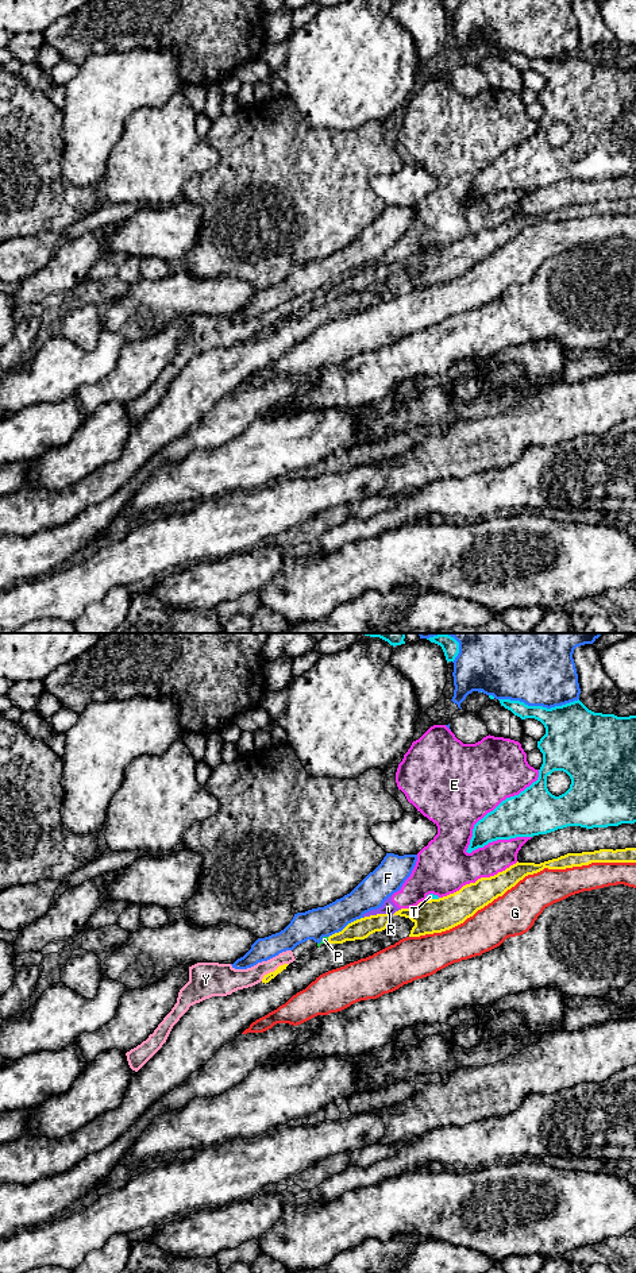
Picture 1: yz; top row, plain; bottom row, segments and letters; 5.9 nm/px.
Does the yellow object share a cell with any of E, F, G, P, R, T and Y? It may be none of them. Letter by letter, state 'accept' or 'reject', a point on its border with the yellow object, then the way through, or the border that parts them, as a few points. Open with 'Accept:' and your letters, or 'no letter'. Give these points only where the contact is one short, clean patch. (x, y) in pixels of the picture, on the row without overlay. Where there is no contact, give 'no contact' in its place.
Accept: no letter
E: reject; contact yz (478, 231)
F: reject; contact yz (346, 278)
G: reject; contact yz (521, 231)
P: reject; contact yz (328, 292); border yz (328, 289), (326, 294)
R: reject; contact yz (382, 266); border yz (401, 261), (392, 266), (370, 266), (363, 270)
T: reject; contact yz (432, 251)
Y: reject; contact yz (274, 323)

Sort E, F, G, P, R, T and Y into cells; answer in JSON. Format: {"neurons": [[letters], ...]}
{"neurons": [["E", "P", "R", "Y"], ["F"], ["G"], ["T"]]}

